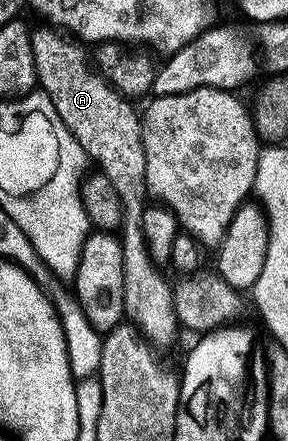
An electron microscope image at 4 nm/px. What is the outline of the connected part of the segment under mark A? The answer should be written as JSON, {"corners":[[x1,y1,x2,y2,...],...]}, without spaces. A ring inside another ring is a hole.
{"corners":[[40,25,31,32,34,49,34,65,39,90,45,91,58,109,58,117,74,133,78,145,93,164,97,163,99,174,108,178,118,193,118,201,124,206,124,220,118,228,122,245,122,289,124,290,124,313,133,327,157,348,168,347,176,339,178,320,176,306,172,301,173,286,164,280,161,268,150,257,146,237,142,235,142,213,150,196,146,185,146,153,142,145,141,116,133,104,119,91,111,87,104,76,96,70,93,60,86,52,85,44,73,36,51,26]]}

